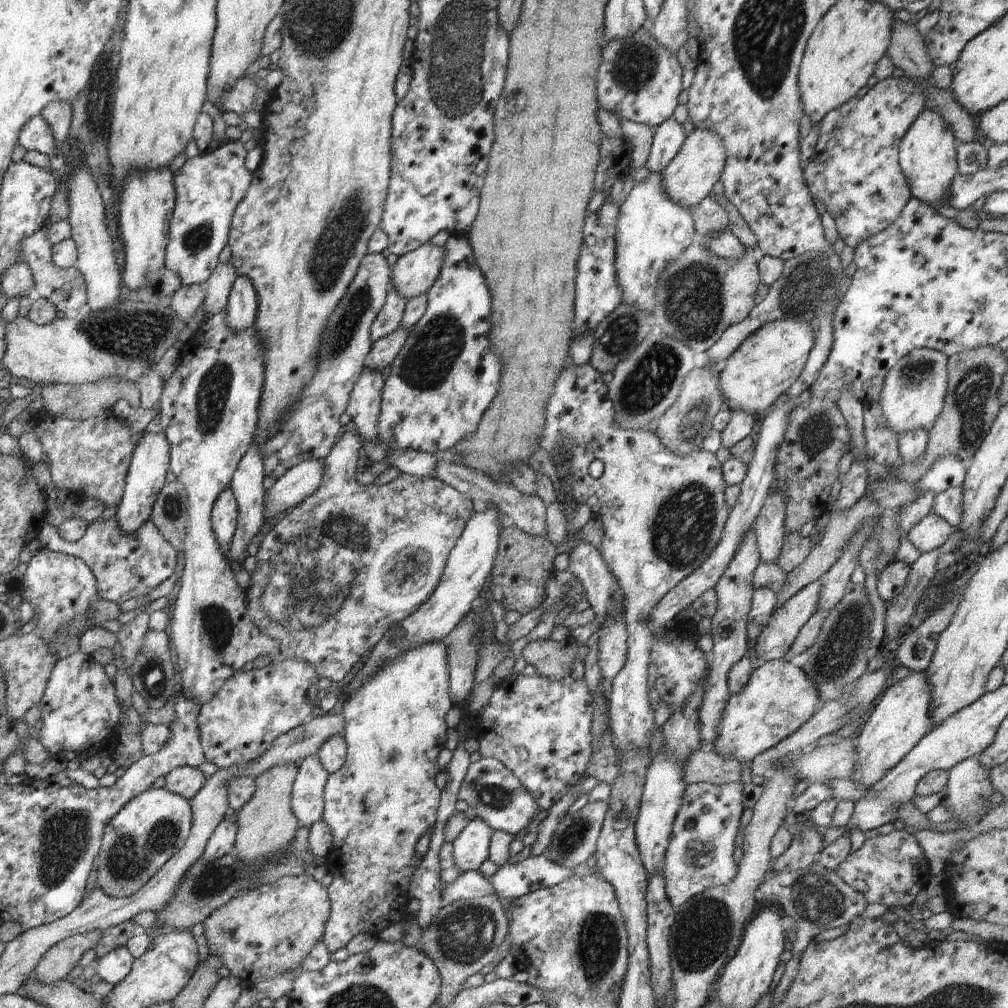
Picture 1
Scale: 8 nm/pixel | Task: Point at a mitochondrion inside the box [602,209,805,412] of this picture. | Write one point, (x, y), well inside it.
(700, 303)

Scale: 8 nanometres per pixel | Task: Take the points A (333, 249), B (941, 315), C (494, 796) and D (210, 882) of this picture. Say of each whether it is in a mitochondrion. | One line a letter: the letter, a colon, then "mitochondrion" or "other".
A: mitochondrion
B: other
C: mitochondrion
D: mitochondrion

